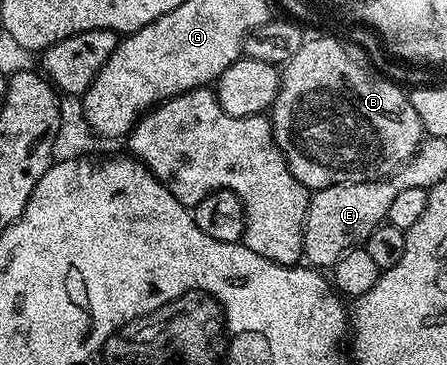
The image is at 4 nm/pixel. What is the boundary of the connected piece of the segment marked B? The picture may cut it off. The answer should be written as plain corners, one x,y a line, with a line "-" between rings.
318,36
315,40
306,38
300,50
293,54
292,58
284,64
280,75
282,81
278,87
278,93
273,104
268,109
268,119
270,127
274,130
274,141
282,156
286,159
286,164
292,170
296,182
300,182
307,190
317,190
327,188
333,184
350,184
352,182
364,182
365,180
384,180
394,175
398,169
403,168
414,155
417,154
418,148
422,145
424,133
422,123
416,110
412,106
407,89
401,88
398,84
393,84
386,76
377,76
370,69
370,60
354,44
345,44
342,40
337,40
334,36

